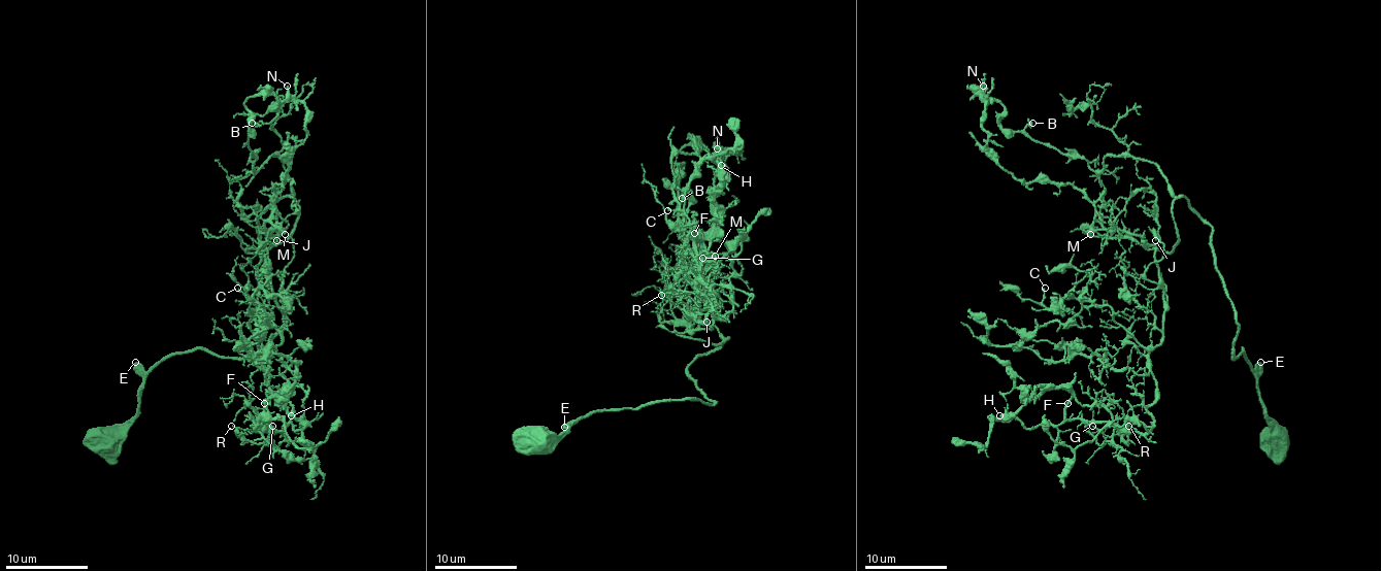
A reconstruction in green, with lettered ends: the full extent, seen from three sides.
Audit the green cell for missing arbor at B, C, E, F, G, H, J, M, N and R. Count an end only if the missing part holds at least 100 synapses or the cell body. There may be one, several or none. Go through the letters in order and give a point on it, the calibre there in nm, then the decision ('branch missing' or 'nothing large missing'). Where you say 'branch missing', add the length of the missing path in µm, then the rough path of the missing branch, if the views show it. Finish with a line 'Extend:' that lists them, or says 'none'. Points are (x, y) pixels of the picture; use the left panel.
B: place (252, 123); calibre 280 nm; nothing large missing
C: place (237, 288); calibre 190 nm; nothing large missing
E: place (135, 362); calibre 460 nm; nothing large missing
F: place (264, 403); calibre 220 nm; nothing large missing
G: place (272, 426); calibre 110 nm; nothing large missing
H: place (291, 415); calibre 280 nm; nothing large missing
J: place (276, 240); calibre 180 nm; nothing large missing
M: place (285, 234); calibre 400 nm; branch missing; missing 20 µm; course (285, 234), (260, 236), (254, 230), (254, 217), (248, 205), (254, 203), (264, 187), (264, 168), (243, 162)
N: place (287, 86); calibre 280 nm; nothing large missing
R: place (231, 426); calibre 80 nm; nothing large missing
Extend: M

